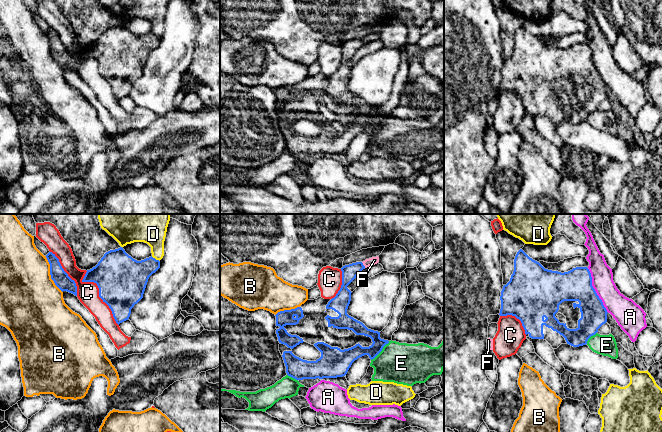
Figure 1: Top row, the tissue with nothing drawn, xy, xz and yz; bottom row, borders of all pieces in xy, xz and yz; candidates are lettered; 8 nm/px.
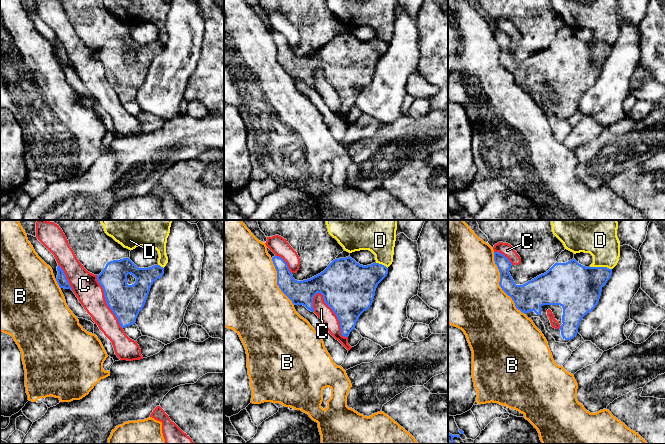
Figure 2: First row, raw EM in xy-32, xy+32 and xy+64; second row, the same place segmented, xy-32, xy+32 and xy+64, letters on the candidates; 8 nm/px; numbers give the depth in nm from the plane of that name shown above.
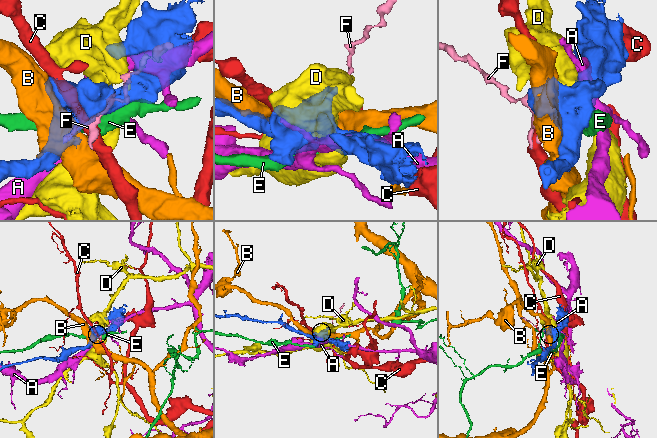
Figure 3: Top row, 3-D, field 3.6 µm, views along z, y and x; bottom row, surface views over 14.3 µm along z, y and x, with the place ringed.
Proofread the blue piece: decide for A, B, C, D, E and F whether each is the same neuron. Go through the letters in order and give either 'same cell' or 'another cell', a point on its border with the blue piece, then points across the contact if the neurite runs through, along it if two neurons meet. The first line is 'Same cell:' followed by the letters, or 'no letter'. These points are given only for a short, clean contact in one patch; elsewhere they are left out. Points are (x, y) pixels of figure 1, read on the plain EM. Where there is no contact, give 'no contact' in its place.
Same cell: no letter
A: another cell | yz (594, 66)
B: another cell | xy (50, 50)
C: another cell | xy (99, 69)
D: another cell | xy (154, 34)
E: another cell | xz (380, 127)
F: another cell | xz (363, 41)

